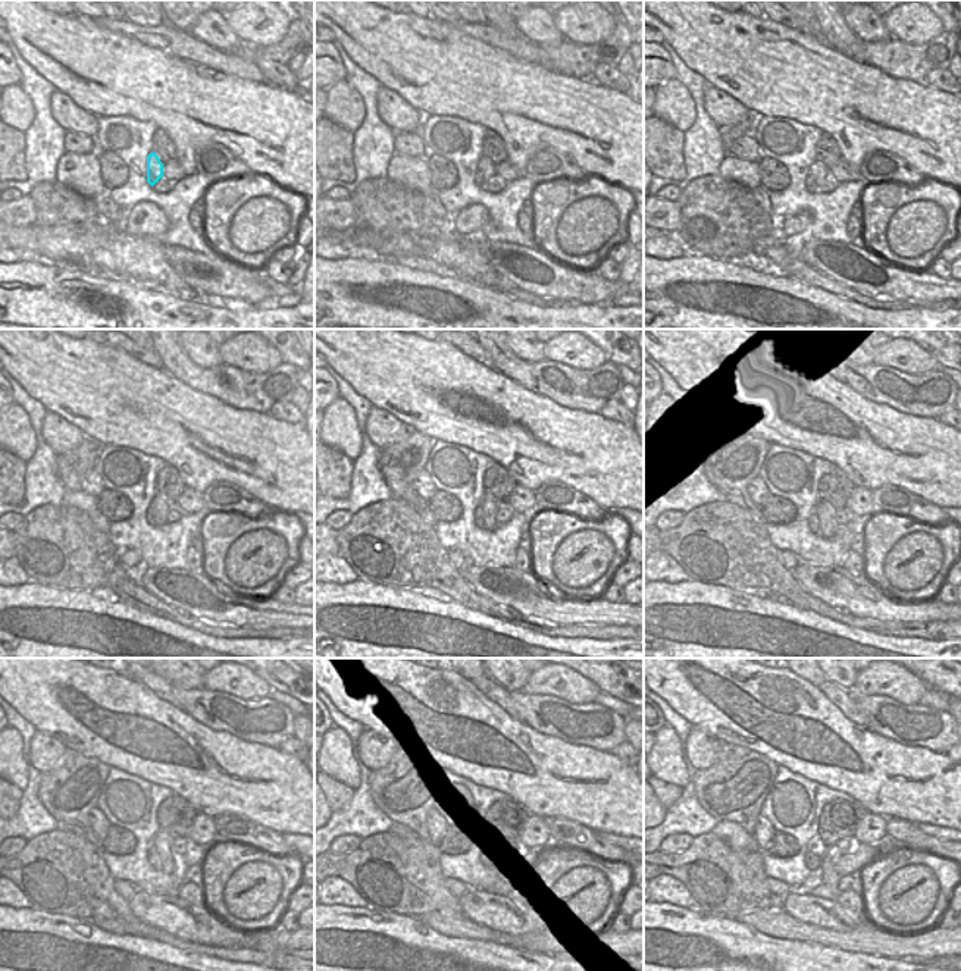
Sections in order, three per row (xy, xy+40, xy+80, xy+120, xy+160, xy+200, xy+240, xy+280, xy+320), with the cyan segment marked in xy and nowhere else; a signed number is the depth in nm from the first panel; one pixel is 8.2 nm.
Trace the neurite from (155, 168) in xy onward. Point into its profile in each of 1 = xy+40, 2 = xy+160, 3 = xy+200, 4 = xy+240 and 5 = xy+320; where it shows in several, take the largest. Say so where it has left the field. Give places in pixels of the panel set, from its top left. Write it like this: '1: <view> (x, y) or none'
1: xy+40 (485, 171)
2: xy+160 (485, 513)
3: xy+200 (822, 523)
4: xy+240 (160, 855)
5: xy+320 (830, 876)

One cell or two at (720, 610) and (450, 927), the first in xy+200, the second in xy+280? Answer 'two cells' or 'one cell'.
two cells

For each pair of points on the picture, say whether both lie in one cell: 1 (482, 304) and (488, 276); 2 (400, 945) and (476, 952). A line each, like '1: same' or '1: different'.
1: different
2: same

